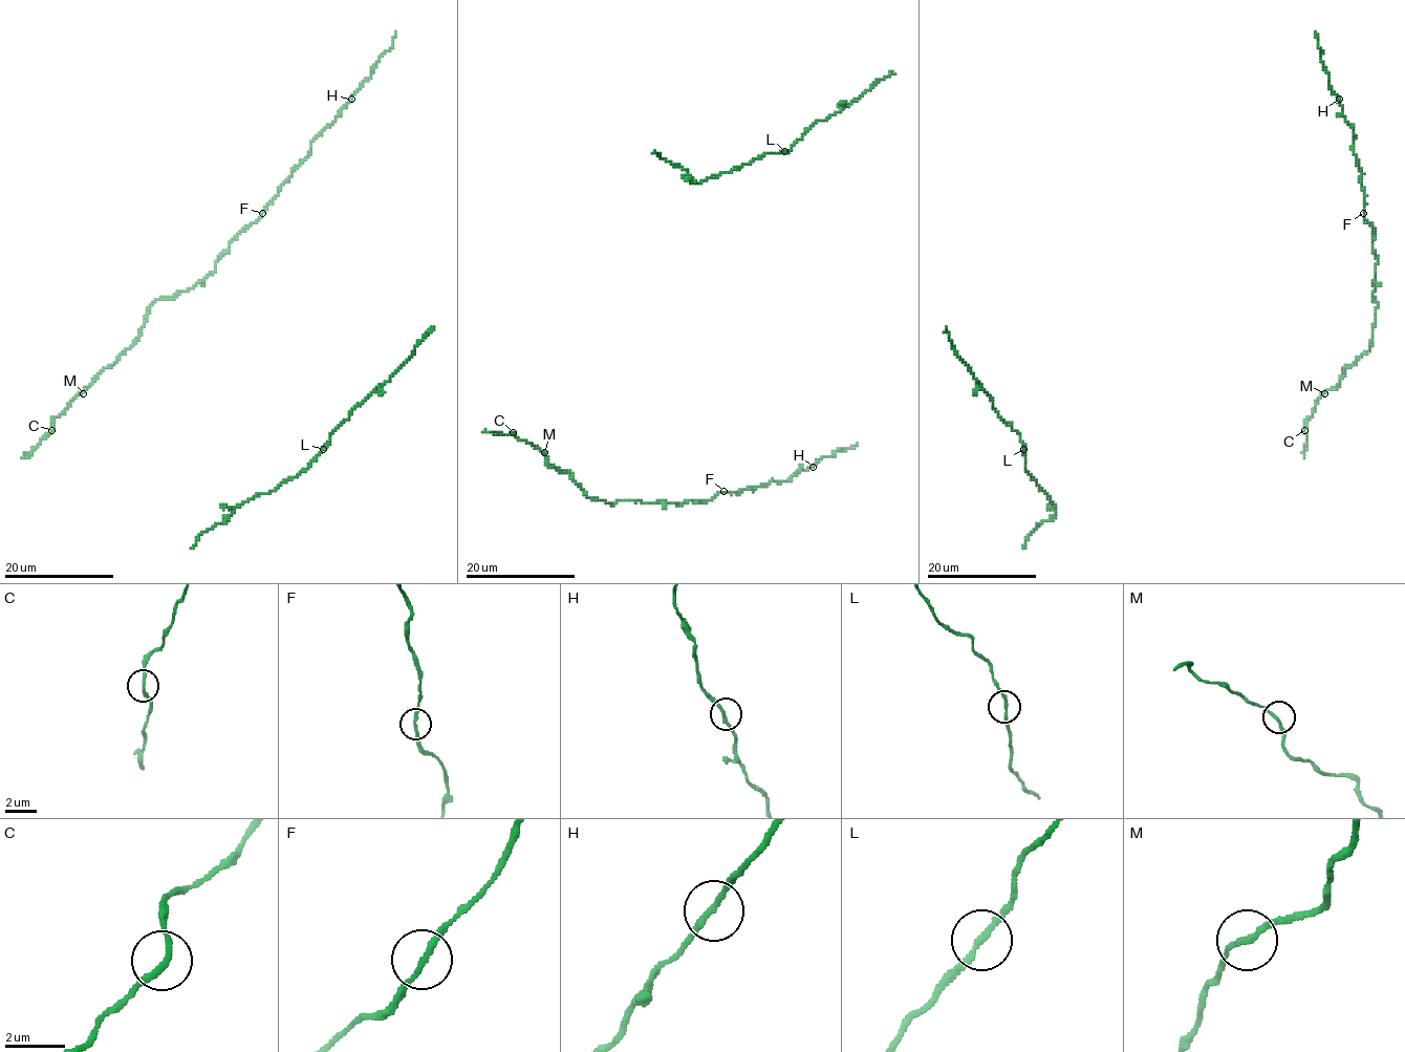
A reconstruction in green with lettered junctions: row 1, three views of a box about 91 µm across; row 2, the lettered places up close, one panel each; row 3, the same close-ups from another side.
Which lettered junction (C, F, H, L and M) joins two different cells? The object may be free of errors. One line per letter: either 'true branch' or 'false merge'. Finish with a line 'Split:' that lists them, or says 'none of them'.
C: true branch
F: true branch
H: true branch
L: true branch
M: true branch
Split: none of them

